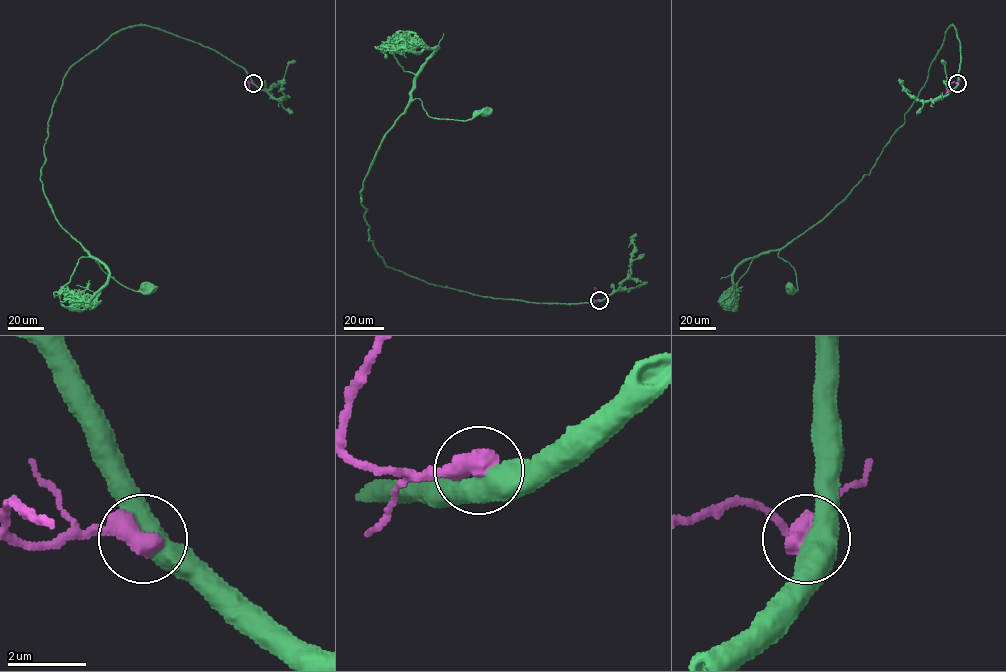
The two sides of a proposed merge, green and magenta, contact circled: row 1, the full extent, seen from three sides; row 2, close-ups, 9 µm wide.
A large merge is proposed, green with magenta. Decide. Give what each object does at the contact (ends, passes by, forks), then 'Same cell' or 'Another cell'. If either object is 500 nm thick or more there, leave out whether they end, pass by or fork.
Another cell

